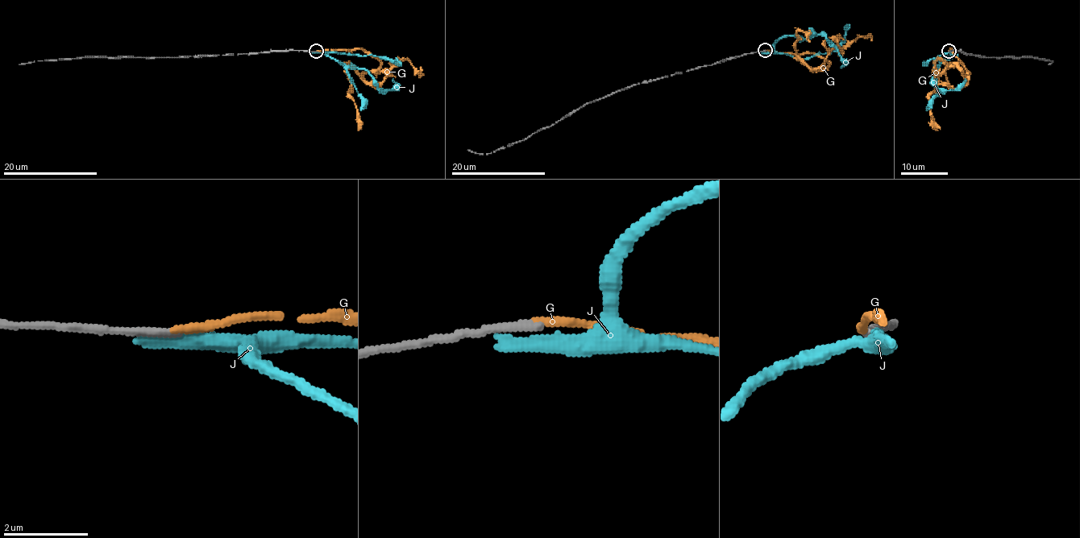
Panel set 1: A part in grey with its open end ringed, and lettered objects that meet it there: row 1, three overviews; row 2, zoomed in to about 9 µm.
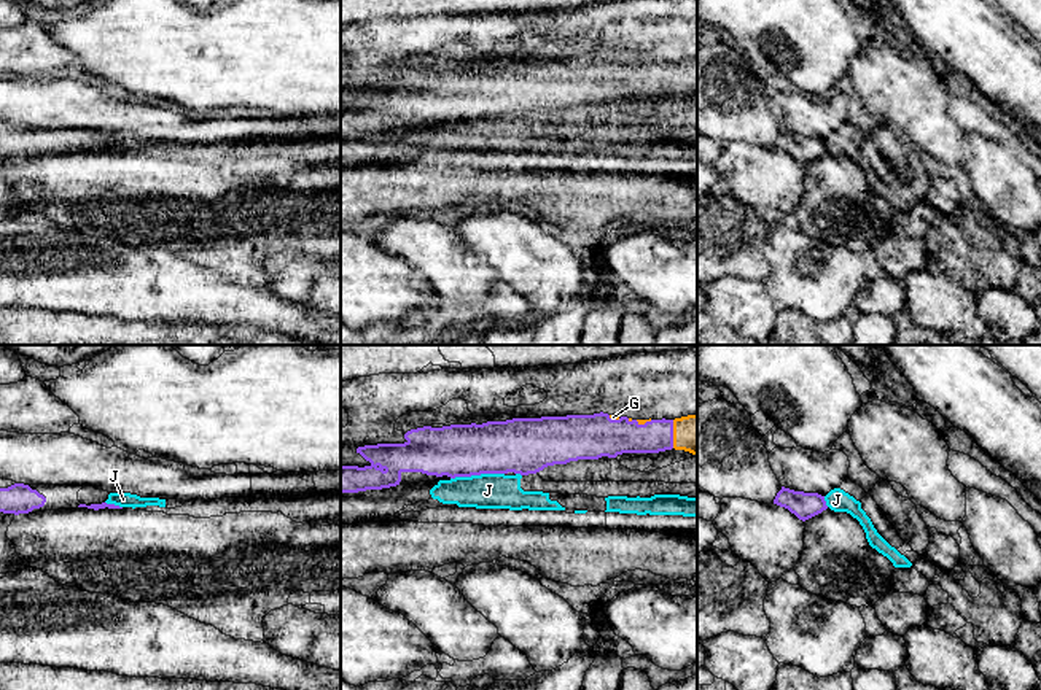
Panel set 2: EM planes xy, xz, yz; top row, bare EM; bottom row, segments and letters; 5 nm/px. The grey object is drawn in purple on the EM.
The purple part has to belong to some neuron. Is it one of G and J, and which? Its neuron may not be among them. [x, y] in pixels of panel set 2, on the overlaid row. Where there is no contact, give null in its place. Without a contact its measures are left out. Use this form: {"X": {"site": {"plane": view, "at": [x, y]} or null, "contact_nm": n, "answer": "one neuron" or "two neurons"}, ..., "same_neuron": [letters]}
{"G": {"site": {"plane": "xz", "at": [672, 434]}, "contact_nm": 140, "answer": "one neuron"}, "J": {"site": {"plane": "xz", "at": [476, 474]}, "contact_nm": 280, "answer": "two neurons"}, "same_neuron": ["G"]}

